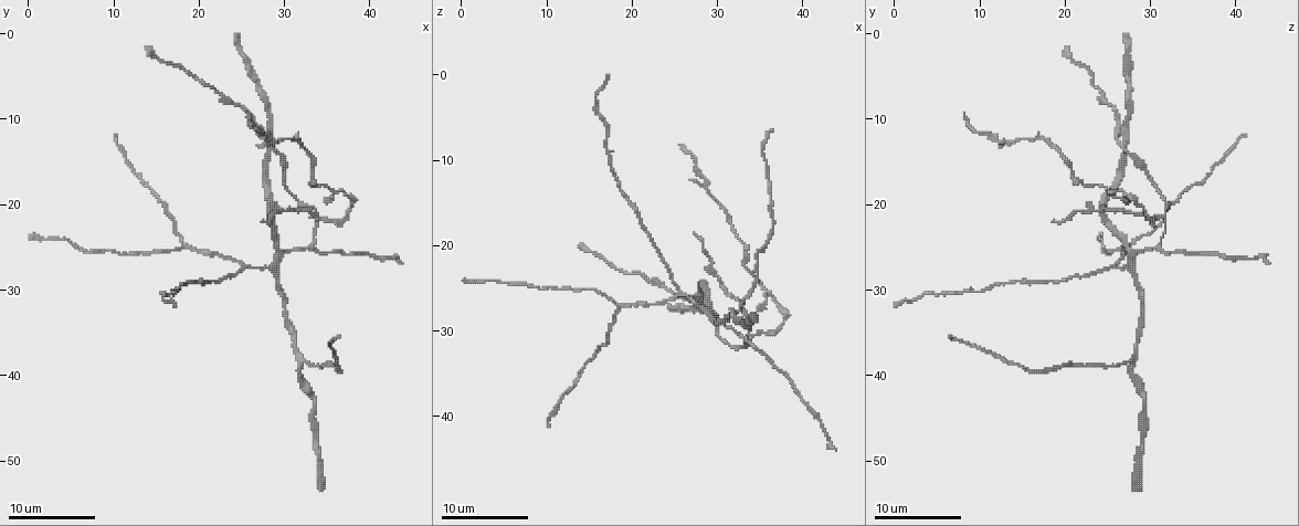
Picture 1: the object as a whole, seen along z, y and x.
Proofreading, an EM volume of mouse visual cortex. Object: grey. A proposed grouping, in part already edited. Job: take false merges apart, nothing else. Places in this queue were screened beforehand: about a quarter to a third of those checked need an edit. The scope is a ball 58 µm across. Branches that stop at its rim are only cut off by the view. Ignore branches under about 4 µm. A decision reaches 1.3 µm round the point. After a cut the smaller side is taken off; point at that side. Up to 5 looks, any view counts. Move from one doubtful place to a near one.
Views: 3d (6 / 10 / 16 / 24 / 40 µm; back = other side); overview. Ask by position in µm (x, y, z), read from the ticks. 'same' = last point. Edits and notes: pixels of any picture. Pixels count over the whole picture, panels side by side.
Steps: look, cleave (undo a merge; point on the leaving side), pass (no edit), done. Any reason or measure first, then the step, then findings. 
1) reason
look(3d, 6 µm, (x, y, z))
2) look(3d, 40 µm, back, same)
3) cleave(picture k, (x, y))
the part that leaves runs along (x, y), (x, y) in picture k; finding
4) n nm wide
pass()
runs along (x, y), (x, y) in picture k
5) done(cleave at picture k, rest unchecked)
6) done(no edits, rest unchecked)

arms part here
look(3d, 6 µm, (18.4, 24.8, 27.4))

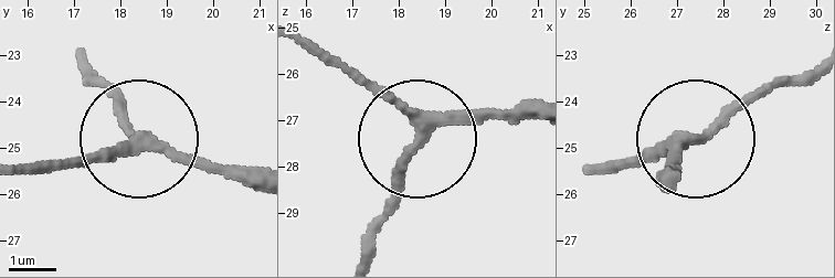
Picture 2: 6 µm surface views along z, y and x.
look(3d, 6 µm, back, (18.45, 24.85, 27.30))

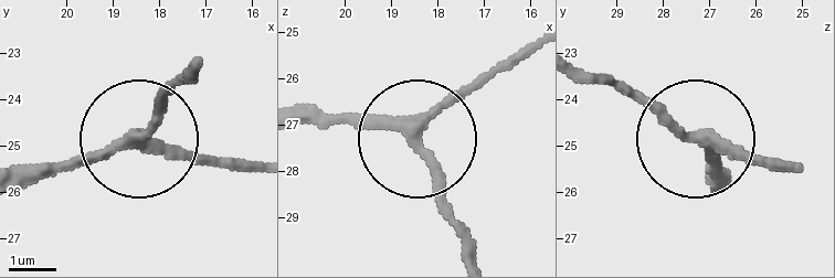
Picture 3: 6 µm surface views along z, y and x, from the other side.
side arm 21 µm
pass()
runs along (715, 185), (703, 138), (770, 161) in picture 3; continuous, no second neuron

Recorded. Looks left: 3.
a fork
look(3d, 6 µm, (32.2, 38.6, 27.6))

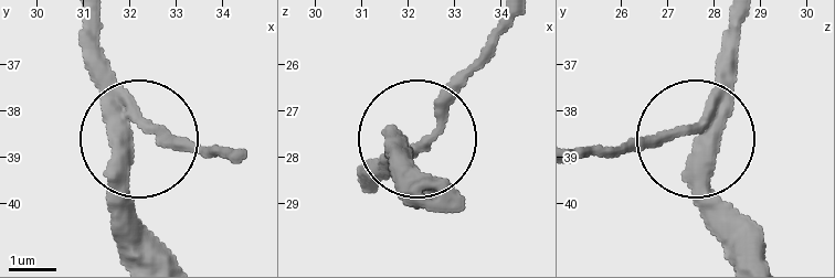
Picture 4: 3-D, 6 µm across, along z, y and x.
from behind
look(3d, 6 µm, back, (32.35, 38.35, 27.65))

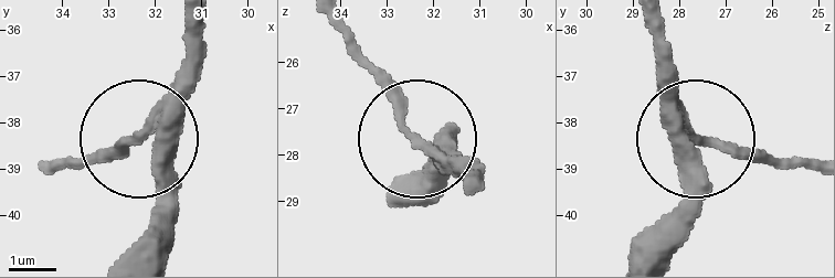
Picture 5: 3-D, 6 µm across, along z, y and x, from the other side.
300 nm wide
pass()
one neuron here

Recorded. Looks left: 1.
done(no edits, rest unchecked)

